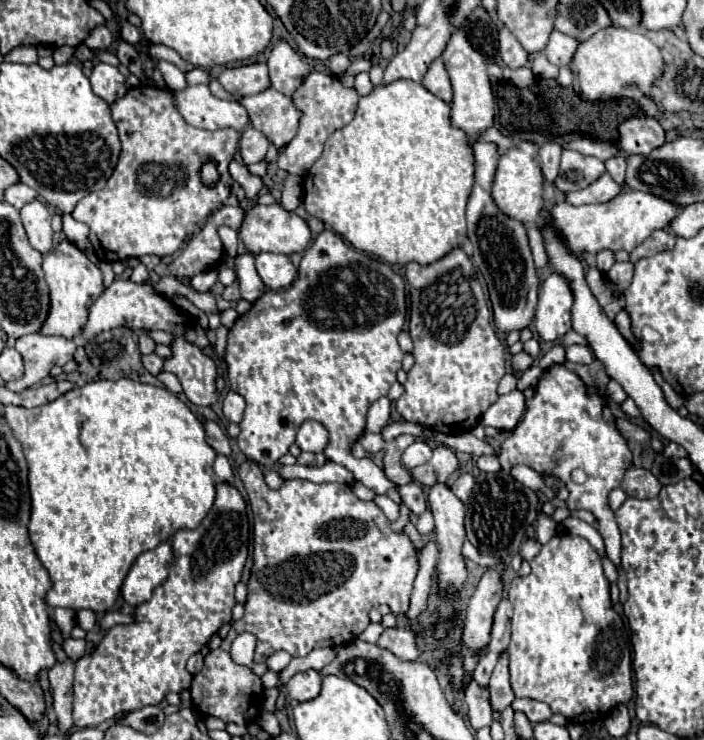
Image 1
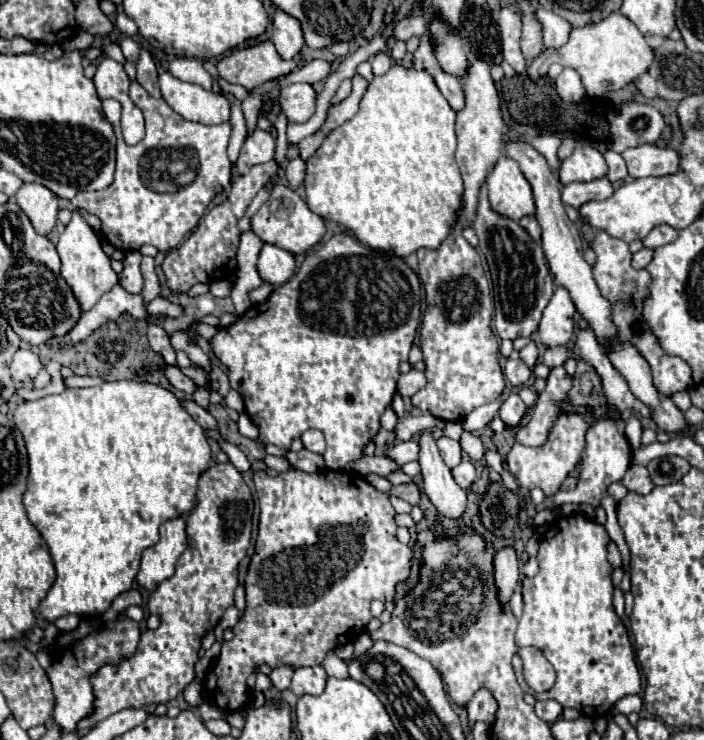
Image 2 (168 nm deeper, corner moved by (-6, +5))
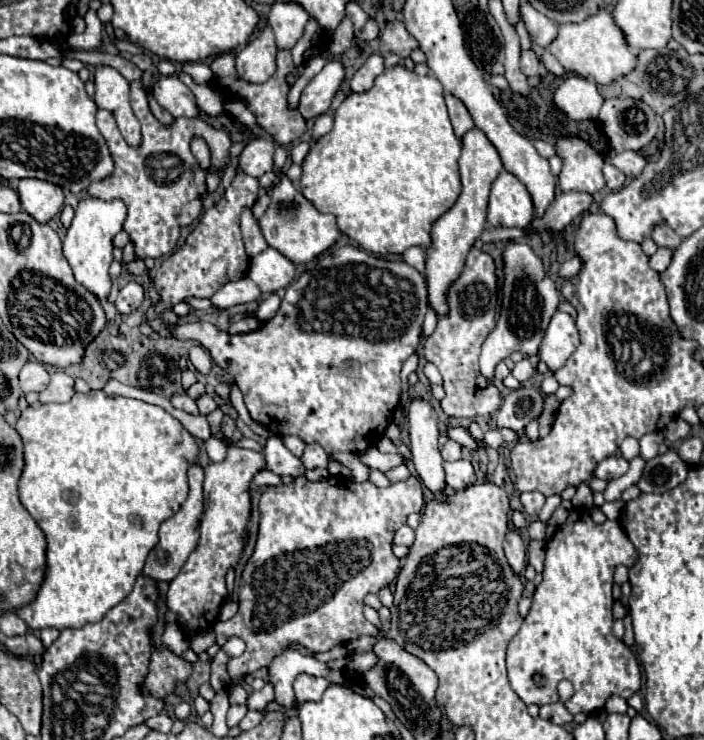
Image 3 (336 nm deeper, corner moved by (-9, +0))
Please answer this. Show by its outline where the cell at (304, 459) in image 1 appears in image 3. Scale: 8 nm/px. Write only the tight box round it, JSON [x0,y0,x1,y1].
[264,437,304,477]

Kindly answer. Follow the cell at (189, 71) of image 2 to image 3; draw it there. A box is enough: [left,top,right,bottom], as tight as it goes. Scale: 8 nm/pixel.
[178,73,224,117]

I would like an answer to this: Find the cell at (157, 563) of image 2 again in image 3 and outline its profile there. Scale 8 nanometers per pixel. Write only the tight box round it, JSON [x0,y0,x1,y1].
[144,463,204,581]

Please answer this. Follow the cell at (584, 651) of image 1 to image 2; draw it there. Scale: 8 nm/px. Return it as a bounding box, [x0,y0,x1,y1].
[513,514,641,720]

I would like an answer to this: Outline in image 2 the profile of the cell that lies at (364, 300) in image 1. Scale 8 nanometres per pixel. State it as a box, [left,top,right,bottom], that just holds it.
[211,232,421,470]

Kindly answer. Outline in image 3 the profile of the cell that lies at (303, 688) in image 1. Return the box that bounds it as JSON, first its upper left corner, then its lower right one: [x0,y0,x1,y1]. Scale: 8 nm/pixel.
[294,675,330,703]

